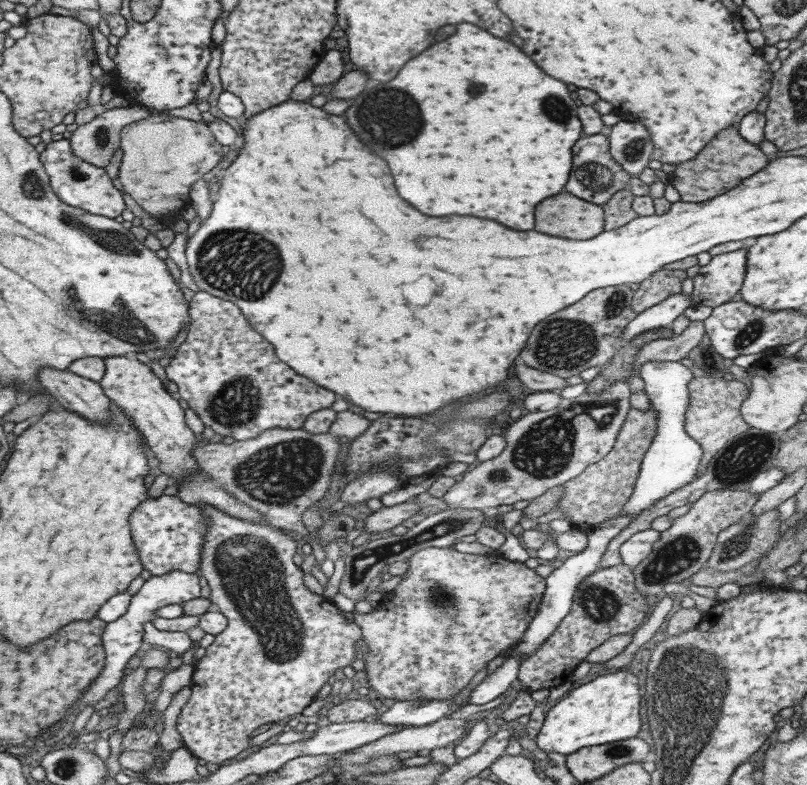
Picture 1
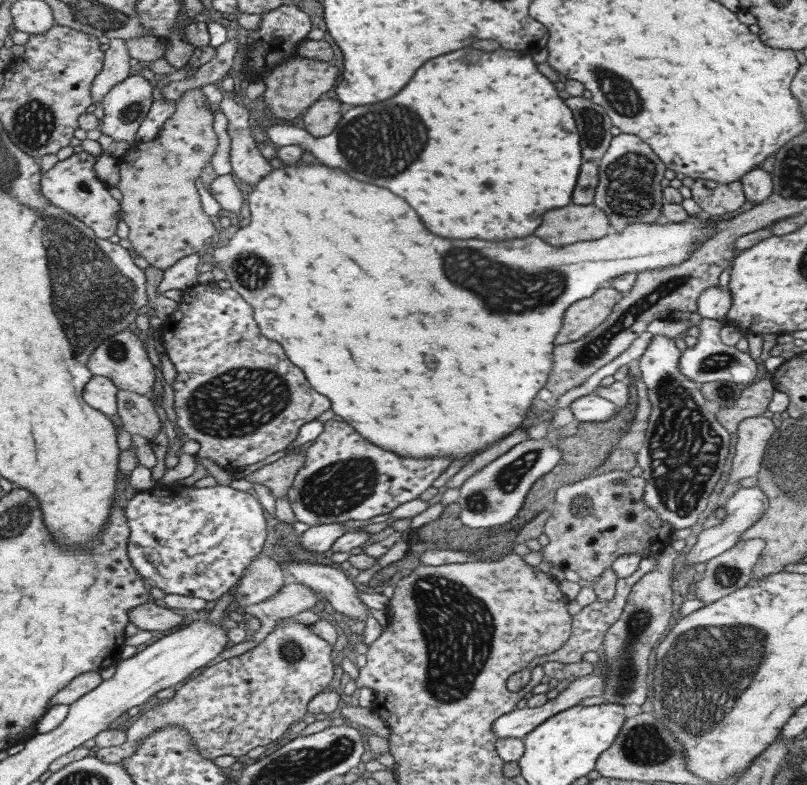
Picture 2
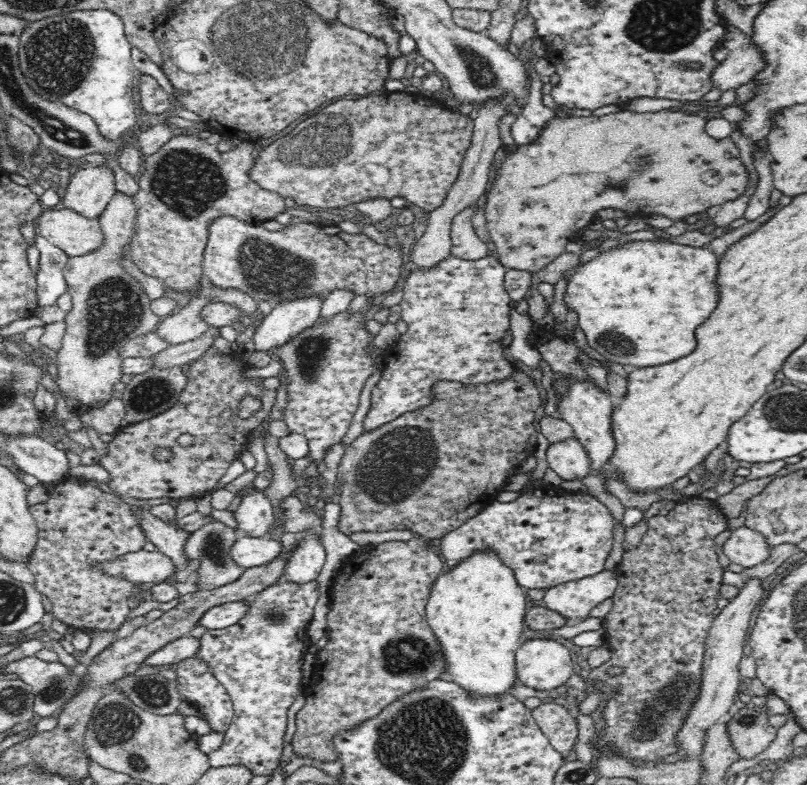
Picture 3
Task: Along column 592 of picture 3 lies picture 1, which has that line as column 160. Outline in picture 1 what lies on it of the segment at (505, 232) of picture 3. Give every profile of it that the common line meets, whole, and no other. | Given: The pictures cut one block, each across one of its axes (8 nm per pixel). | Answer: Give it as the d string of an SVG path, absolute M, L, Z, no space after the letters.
M152 113L148 118L124 128L118 179L142 209L158 218L163 225L171 226L179 220L184 206L192 205L190 189L193 184L222 160L222 147L204 121Z

